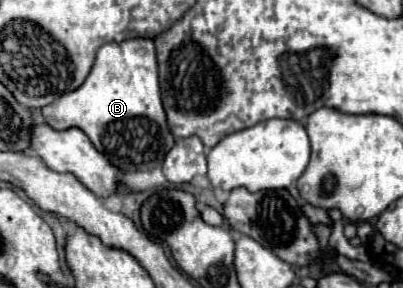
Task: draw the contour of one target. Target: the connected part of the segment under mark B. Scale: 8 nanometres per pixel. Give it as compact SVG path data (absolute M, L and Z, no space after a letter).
M131 38L131 40L123 40L121 44L117 44L117 42L107 42L107 44L103 44L103 46L97 50L95 64L93 64L89 76L85 78L85 82L83 82L77 90L67 92L67 94L59 96L55 102L47 104L41 112L43 112L43 116L45 116L45 122L47 122L51 128L55 128L55 130L67 130L67 128L73 128L73 126L75 126L75 128L81 128L81 130L89 136L89 140L93 142L93 146L95 146L113 166L117 166L121 172L135 172L135 170L153 170L153 168L159 168L159 166L163 164L163 158L167 156L167 152L169 152L171 146L175 144L173 134L171 134L171 130L169 130L169 126L167 126L167 120L165 120L163 104L161 104L159 78L157 78L157 60L155 60L155 46L153 46L153 40L149 40L149 38Z

